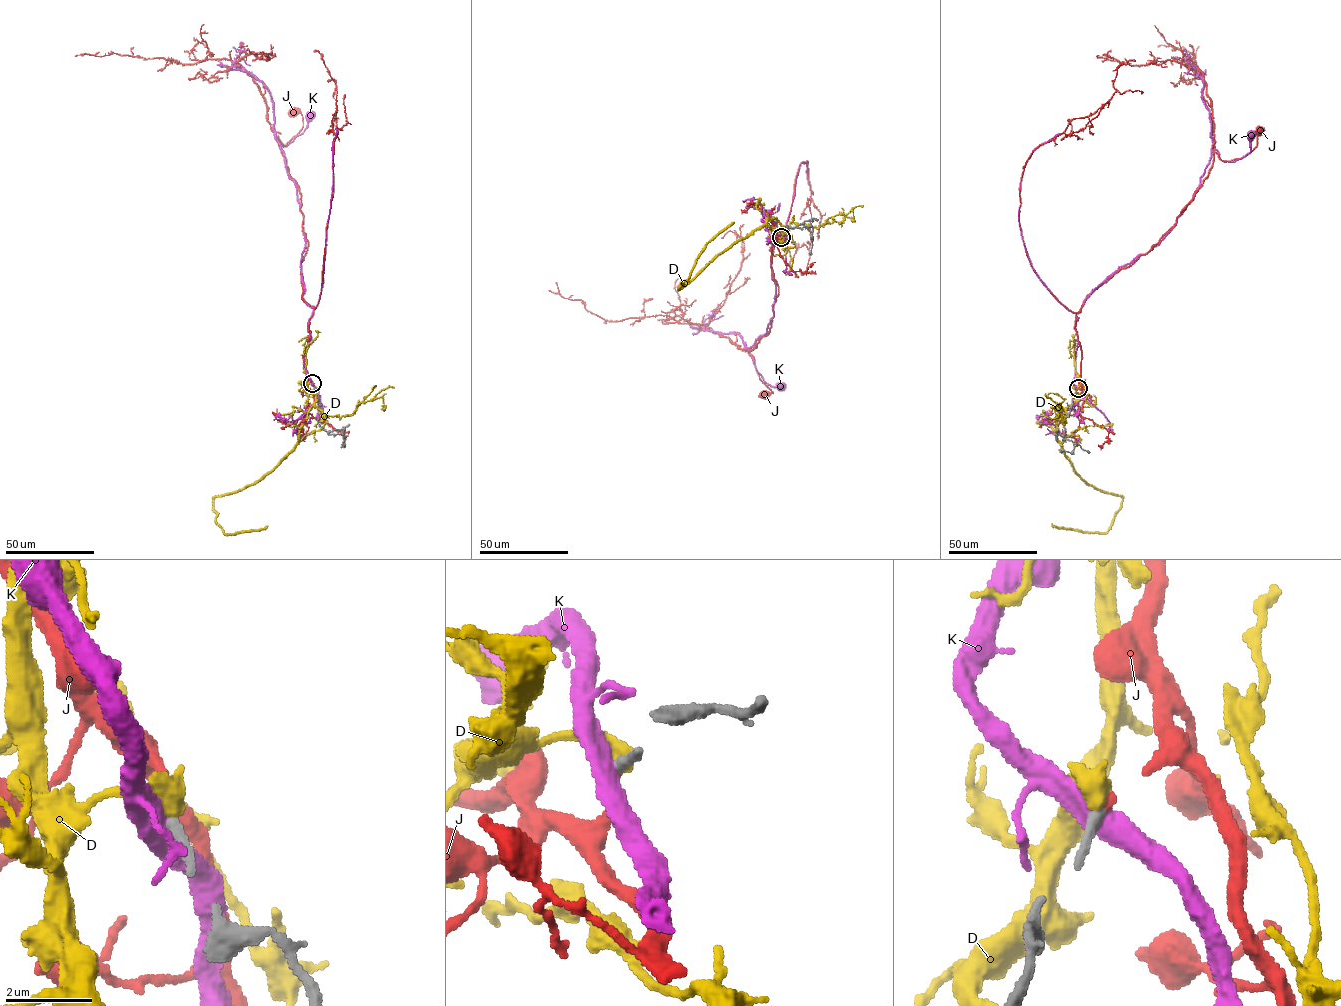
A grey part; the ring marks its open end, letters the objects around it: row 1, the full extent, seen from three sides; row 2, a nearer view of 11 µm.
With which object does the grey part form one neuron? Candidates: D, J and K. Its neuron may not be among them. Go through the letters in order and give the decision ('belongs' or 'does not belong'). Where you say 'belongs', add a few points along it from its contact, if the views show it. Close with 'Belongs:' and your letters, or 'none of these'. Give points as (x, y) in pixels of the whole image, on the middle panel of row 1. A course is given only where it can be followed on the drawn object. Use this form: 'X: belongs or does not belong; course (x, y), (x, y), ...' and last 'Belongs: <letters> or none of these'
D: does not belong
J: belongs; course (781, 237), (772, 237), (779, 227), (771, 327), (748, 351), (773, 392), (763, 395)
K: does not belong
Belongs: J

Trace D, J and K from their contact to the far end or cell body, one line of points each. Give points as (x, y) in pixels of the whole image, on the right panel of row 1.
D: (1078, 387), (1075, 400), (1057, 417), (1056, 439), (1077, 474), (1118, 495), (1121, 508), (1105, 533), (1052, 524)
J: (1078, 388), (1074, 326), (1084, 299), (1172, 226), (1214, 153), (1223, 160), (1241, 158), (1261, 131)
K: (1078, 388), (1076, 319), (1086, 298), (1159, 244), (1213, 145), (1234, 162), (1250, 151), (1251, 135)

